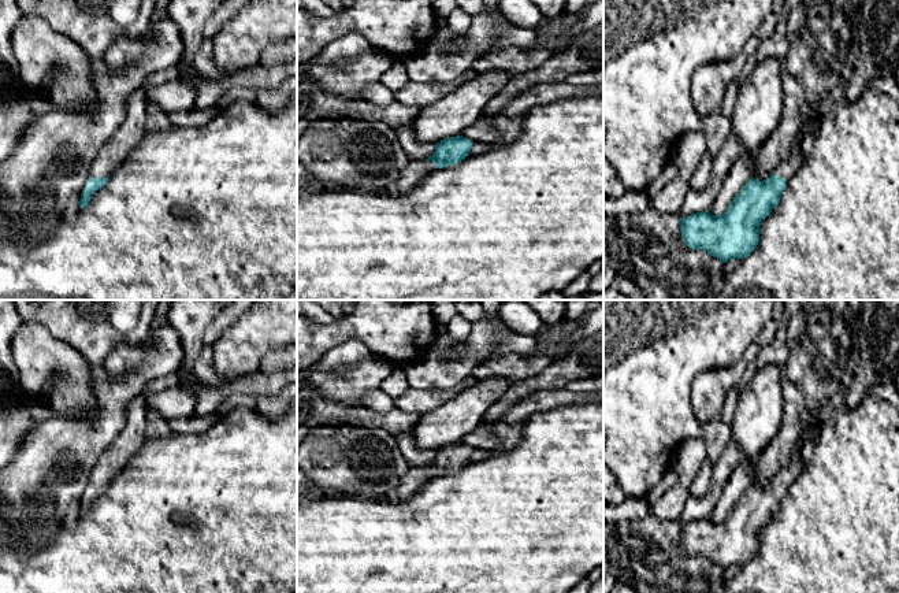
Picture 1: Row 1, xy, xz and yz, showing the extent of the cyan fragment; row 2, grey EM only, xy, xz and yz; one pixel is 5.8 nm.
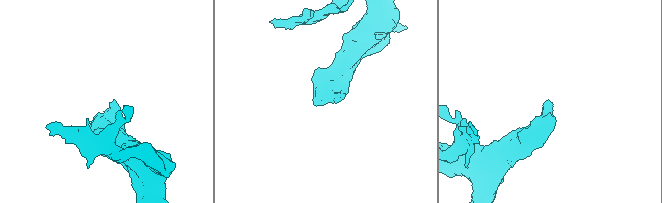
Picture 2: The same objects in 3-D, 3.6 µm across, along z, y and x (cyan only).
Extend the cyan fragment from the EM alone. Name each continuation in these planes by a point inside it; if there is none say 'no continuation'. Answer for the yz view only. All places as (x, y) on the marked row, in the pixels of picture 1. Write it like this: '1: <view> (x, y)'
1: yz (787, 167)

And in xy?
1: xy (132, 130)

